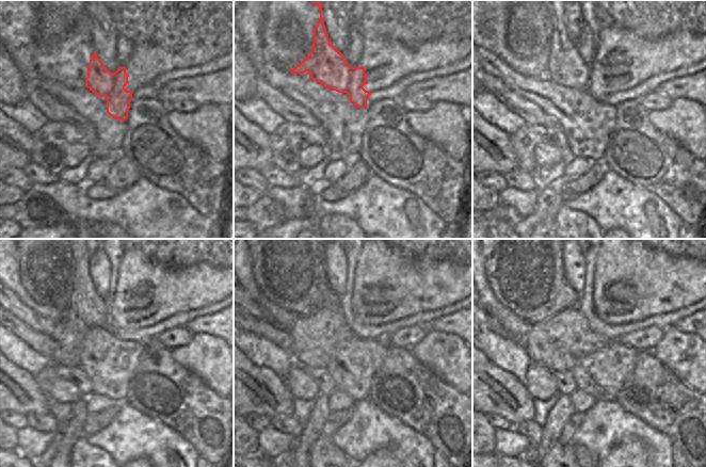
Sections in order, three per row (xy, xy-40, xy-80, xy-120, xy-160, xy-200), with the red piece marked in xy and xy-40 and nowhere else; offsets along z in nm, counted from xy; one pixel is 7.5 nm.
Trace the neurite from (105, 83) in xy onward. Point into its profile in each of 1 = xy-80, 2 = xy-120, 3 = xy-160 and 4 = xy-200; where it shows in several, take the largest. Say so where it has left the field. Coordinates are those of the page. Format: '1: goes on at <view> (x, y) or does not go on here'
1: goes on at xy-80 (565, 66)
2: goes on at xy-120 (85, 304)
3: goes on at xy-160 (358, 316)
4: goes on at xy-200 (597, 312)

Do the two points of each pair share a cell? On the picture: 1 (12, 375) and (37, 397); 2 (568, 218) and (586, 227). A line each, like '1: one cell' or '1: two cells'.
1: one cell
2: one cell

